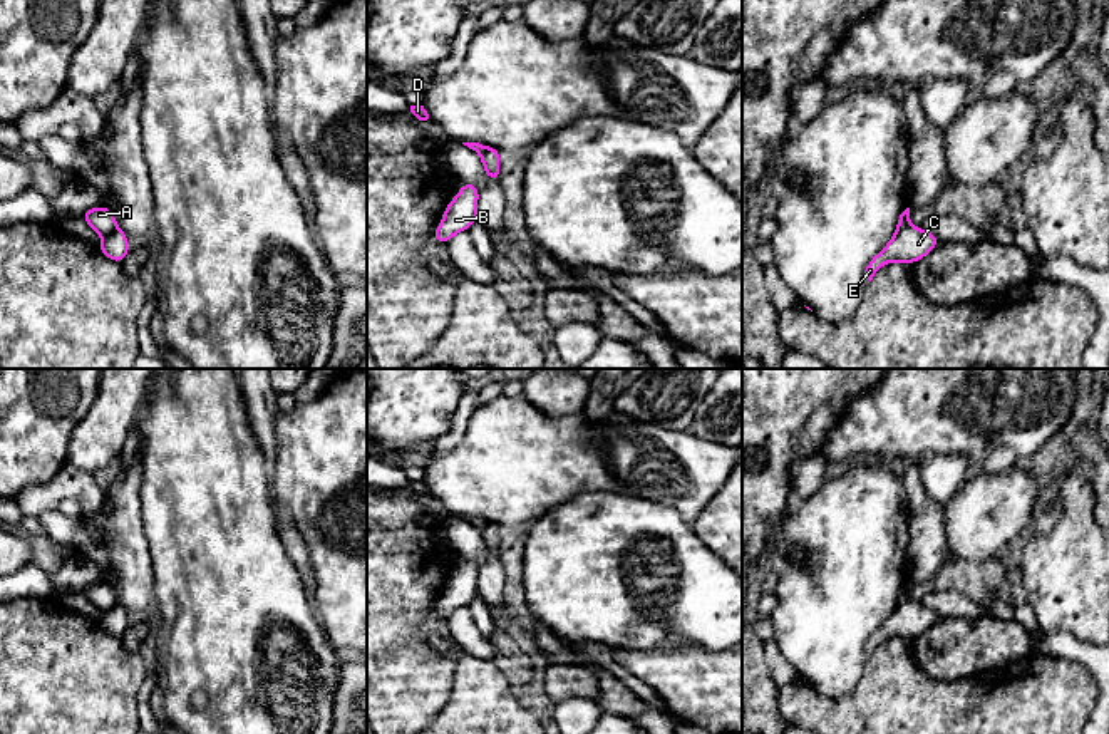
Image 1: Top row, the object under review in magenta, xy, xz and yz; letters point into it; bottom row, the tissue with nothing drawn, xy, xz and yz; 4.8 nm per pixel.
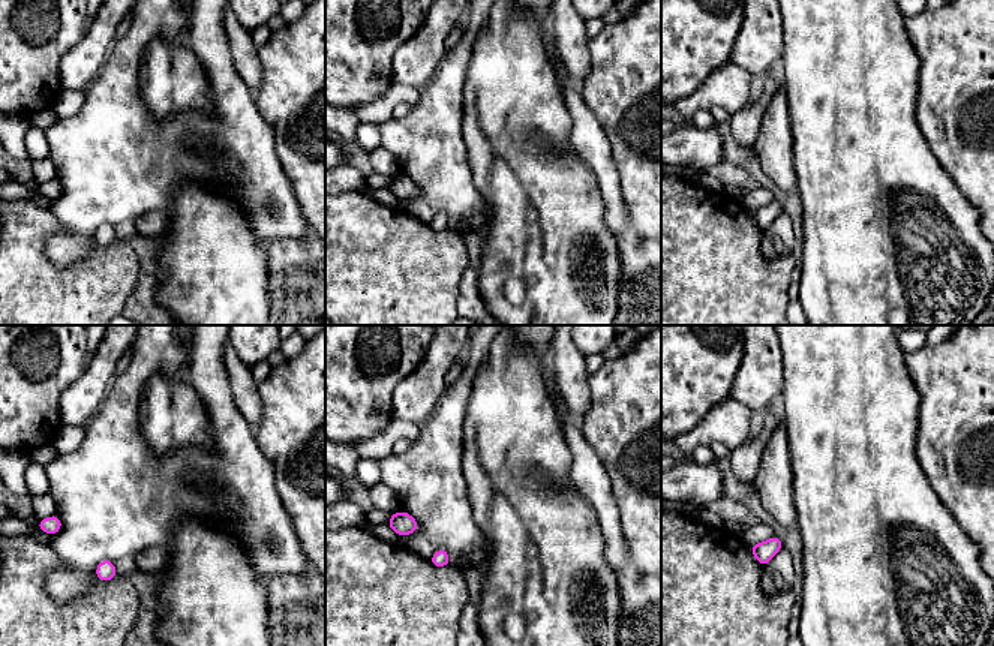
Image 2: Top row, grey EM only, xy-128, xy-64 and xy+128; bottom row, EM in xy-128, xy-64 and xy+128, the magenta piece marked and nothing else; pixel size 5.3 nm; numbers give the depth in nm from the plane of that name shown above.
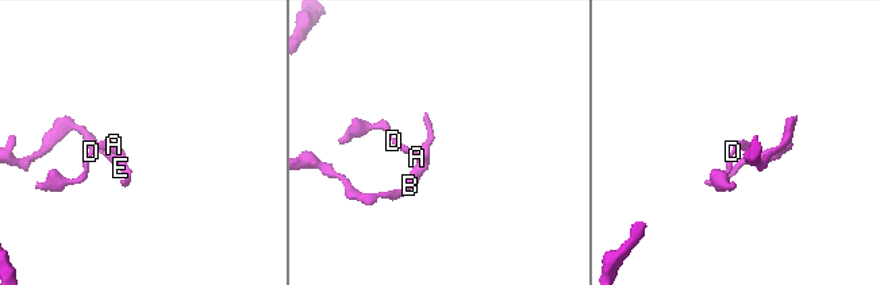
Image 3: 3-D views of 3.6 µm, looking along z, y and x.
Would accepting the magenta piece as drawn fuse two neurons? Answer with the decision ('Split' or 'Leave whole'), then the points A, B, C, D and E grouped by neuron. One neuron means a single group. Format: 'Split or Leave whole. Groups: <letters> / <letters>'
Split. Groups: A D / B C E

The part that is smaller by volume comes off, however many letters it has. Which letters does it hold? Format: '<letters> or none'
A, D

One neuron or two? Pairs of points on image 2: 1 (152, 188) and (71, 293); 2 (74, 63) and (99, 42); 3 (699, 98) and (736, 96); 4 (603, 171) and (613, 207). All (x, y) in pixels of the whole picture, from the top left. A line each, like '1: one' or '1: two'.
1: two
2: one
3: one
4: one

